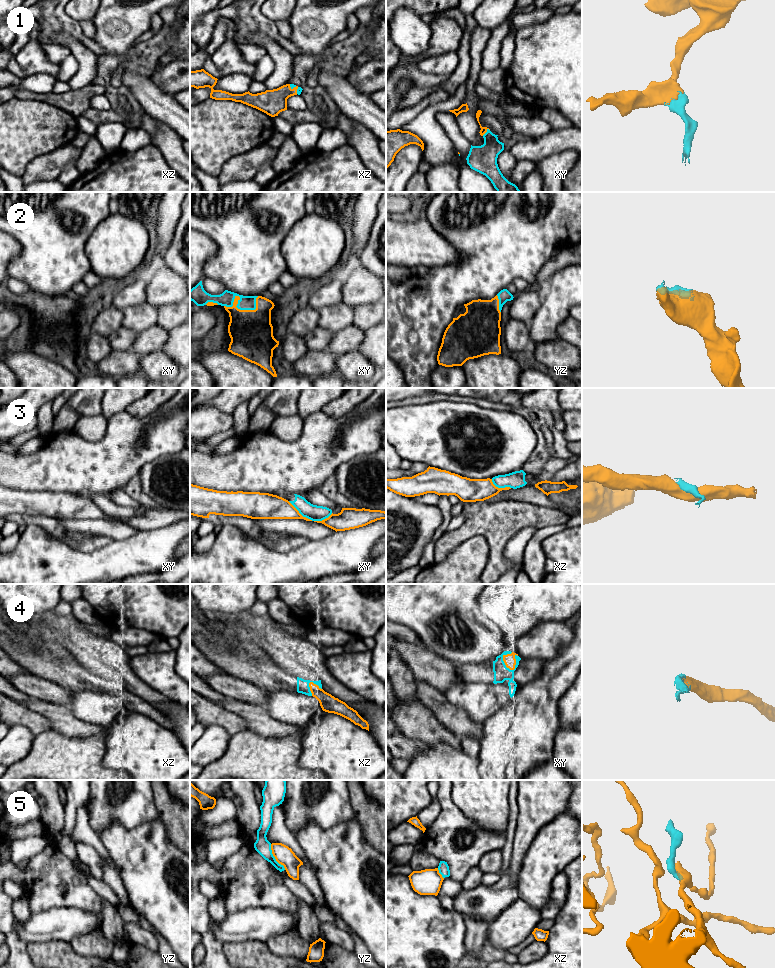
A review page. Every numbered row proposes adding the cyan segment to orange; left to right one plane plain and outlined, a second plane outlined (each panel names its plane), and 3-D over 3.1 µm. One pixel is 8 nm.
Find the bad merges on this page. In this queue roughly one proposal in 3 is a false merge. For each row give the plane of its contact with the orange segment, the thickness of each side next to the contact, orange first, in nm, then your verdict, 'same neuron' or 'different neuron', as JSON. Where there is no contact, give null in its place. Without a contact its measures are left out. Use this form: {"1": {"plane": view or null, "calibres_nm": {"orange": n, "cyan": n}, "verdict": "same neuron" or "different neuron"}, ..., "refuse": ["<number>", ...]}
{"1": {"plane": "xy", "calibres_nm": {"orange": 50, "cyan": 220}, "verdict": "same neuron"}, "2": {"plane": "xy", "calibres_nm": {"orange": 340, "cyan": 110}, "verdict": "same neuron"}, "3": {"plane": "xy", "calibres_nm": {"orange": 200, "cyan": 130}, "verdict": "different neuron"}, "4": {"plane": "xy", "calibres_nm": {"orange": 90, "cyan": 130}, "verdict": "same neuron"}, "5": {"plane": "yz", "calibres_nm": {"orange": 150, "cyan": 120}, "verdict": "different neuron"}, "refuse": ["3", "5"]}

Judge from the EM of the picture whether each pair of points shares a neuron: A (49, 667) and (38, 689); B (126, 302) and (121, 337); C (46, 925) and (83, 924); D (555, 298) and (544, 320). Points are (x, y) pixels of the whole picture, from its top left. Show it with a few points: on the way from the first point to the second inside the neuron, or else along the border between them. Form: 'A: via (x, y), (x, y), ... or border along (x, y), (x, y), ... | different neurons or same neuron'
A: border along (22, 667), (26, 671), (65, 687) | different neurons
B: border along (146, 297), (143, 303), (123, 309), (112, 306) | different neurons
C: via (55, 924), (74, 924) | same neuron
D: via (555, 303), (555, 307), (549, 315) | same neuron

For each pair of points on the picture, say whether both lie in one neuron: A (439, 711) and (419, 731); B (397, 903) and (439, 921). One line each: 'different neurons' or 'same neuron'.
A: same neuron
B: same neuron

